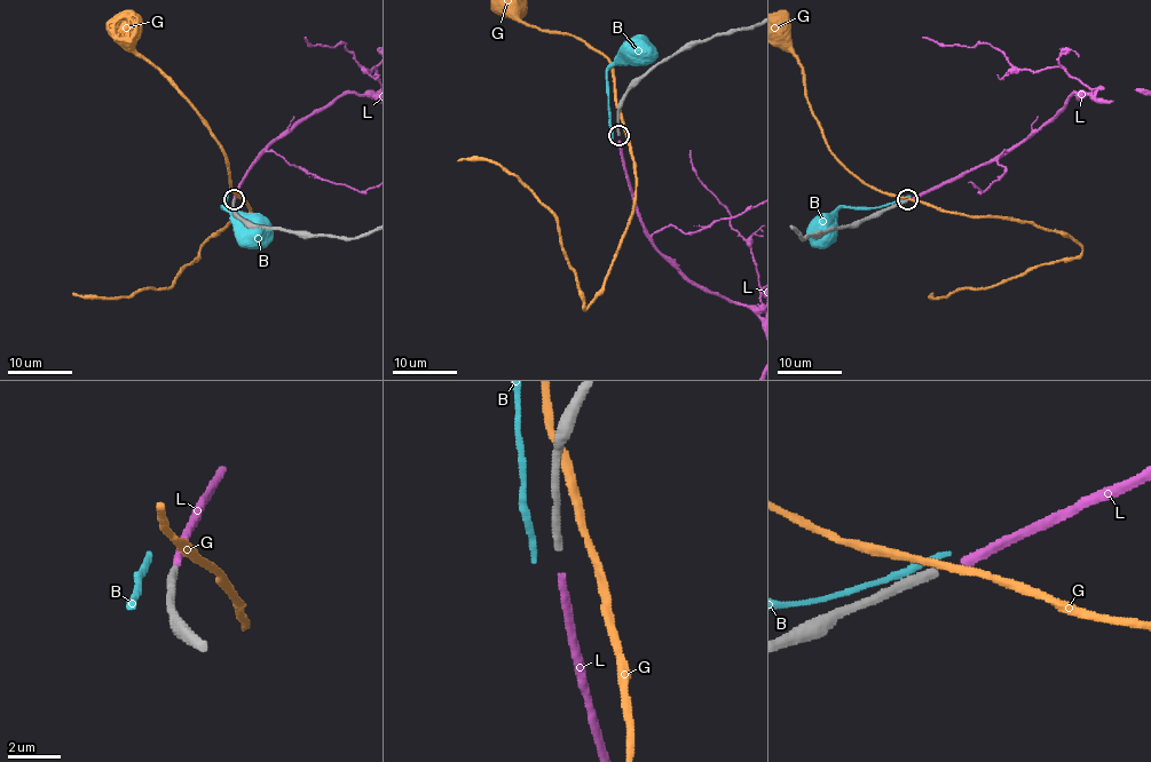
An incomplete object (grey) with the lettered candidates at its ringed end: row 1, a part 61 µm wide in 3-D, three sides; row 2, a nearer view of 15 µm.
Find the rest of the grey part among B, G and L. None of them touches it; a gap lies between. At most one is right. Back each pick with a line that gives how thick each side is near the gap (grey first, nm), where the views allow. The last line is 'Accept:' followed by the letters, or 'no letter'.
L: calibres 320 and 300 nm
Accept: L

